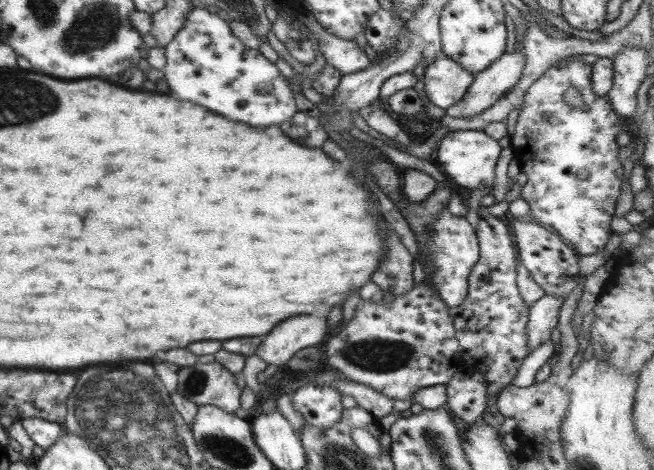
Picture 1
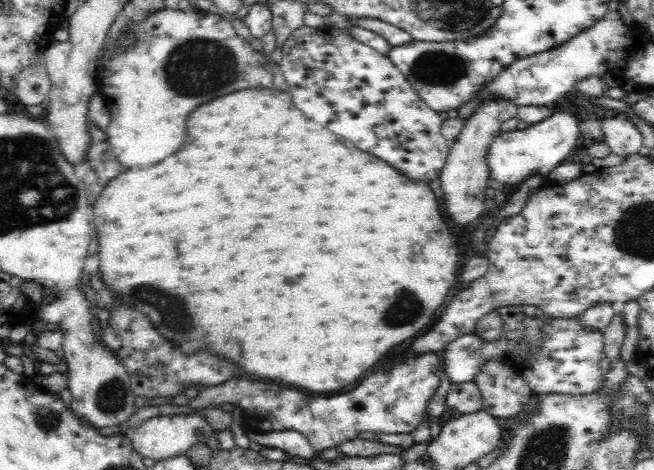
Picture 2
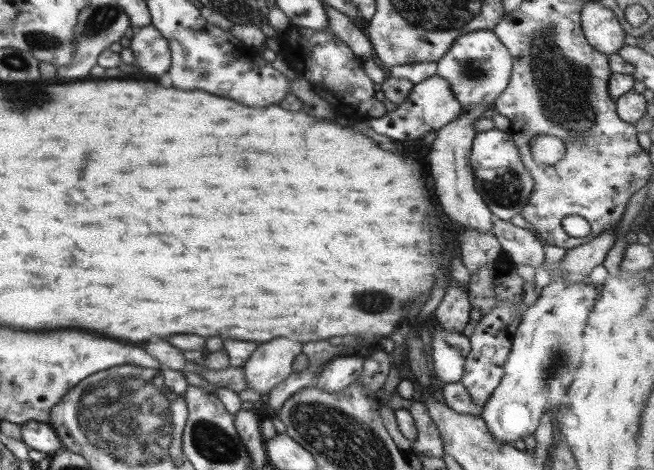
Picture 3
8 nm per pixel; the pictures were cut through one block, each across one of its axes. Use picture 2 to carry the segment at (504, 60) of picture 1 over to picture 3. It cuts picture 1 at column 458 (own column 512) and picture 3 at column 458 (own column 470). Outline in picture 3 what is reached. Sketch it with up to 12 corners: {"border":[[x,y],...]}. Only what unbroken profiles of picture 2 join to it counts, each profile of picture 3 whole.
{"border":[[484,106],[463,108],[429,152],[434,192],[466,229],[492,230],[469,158]]}

